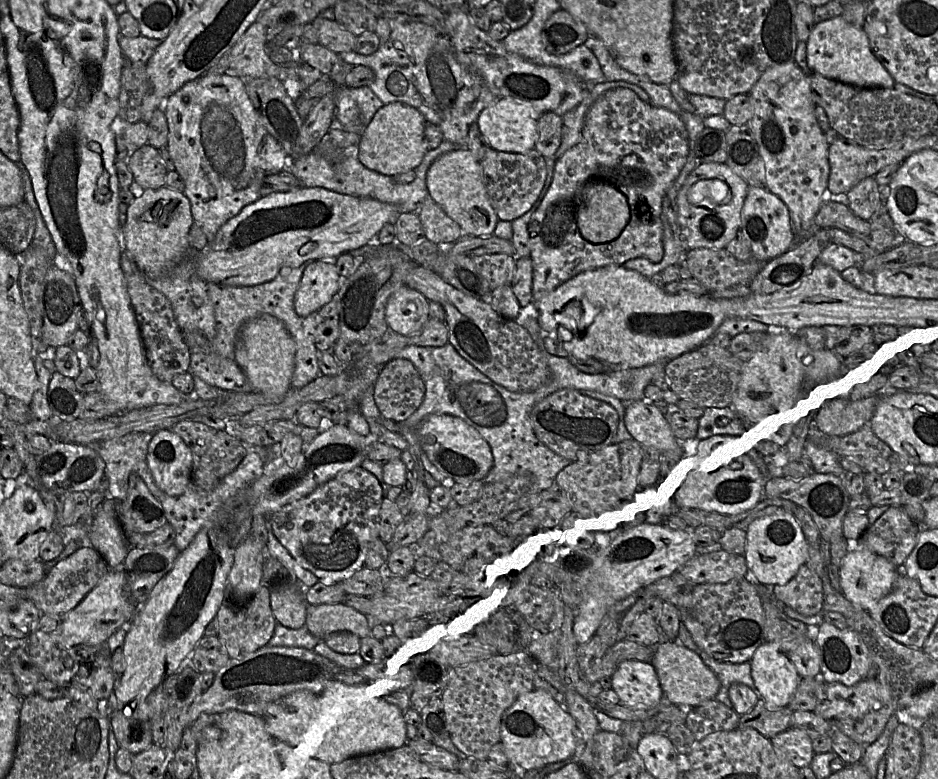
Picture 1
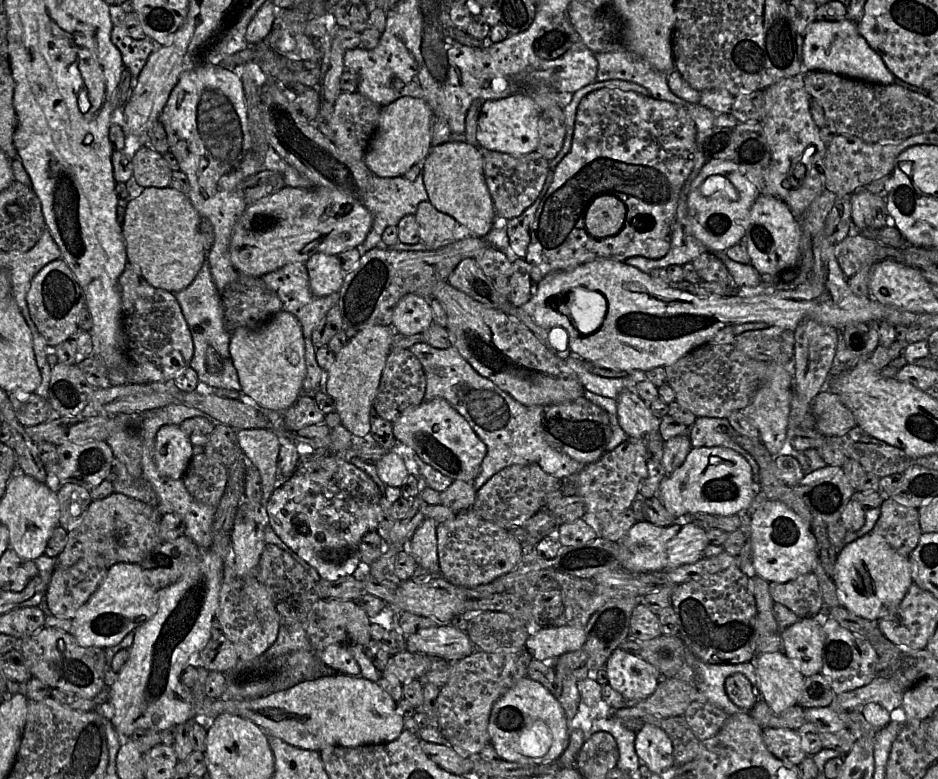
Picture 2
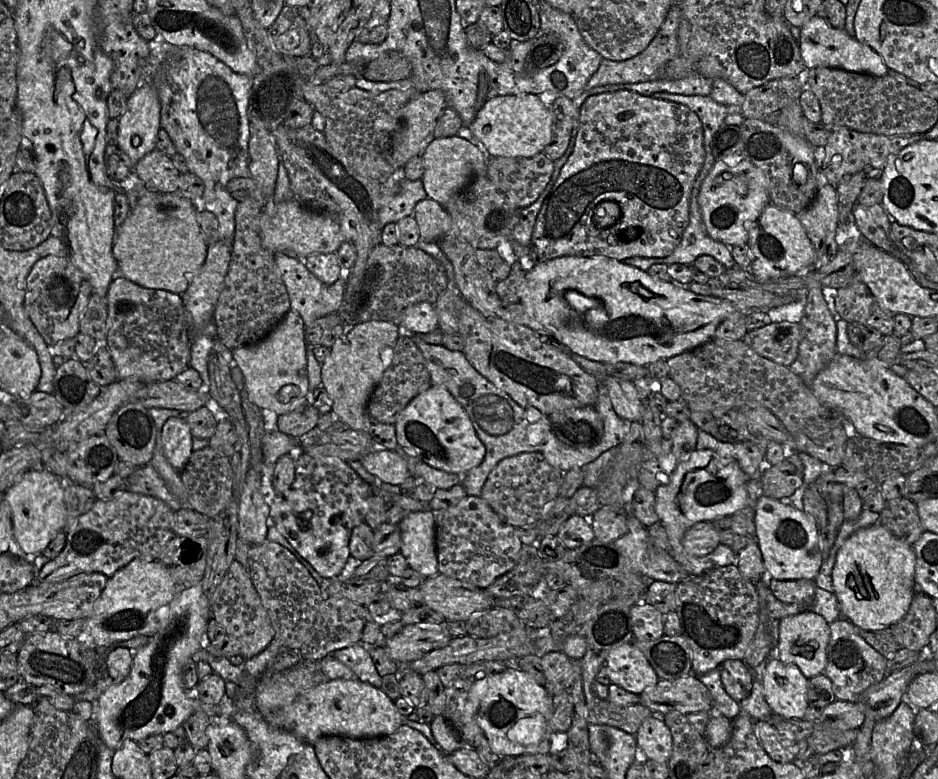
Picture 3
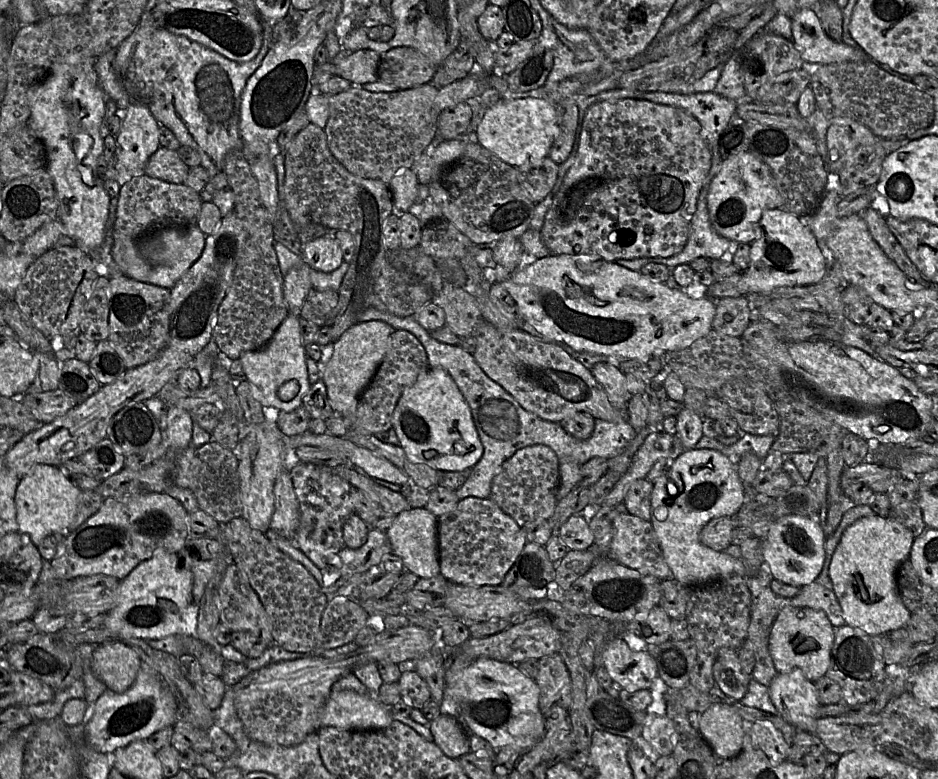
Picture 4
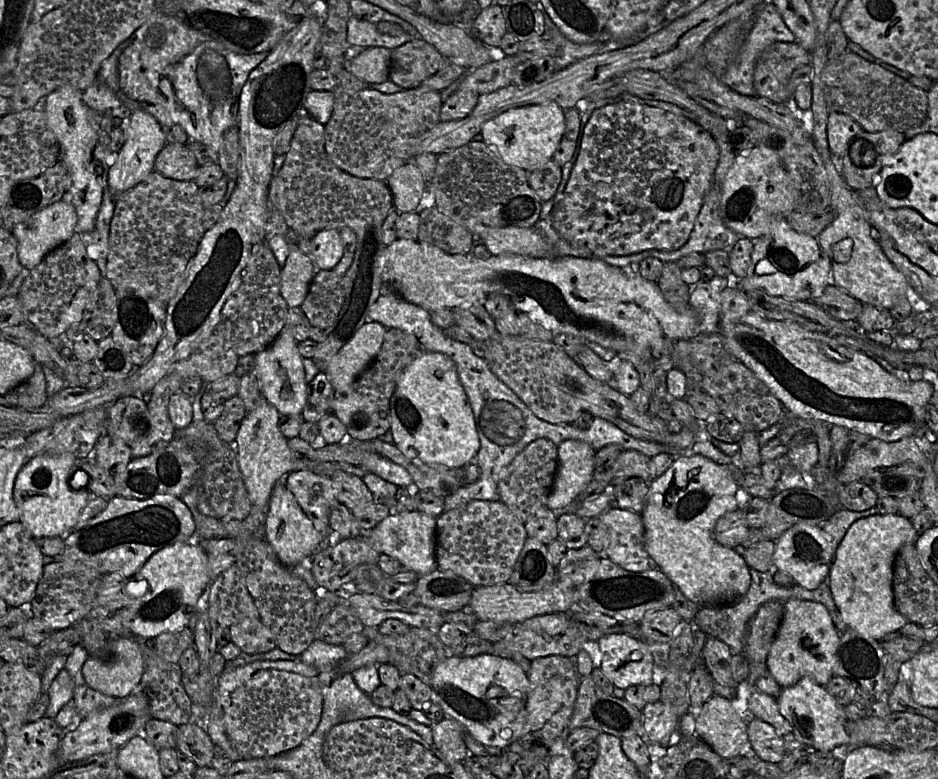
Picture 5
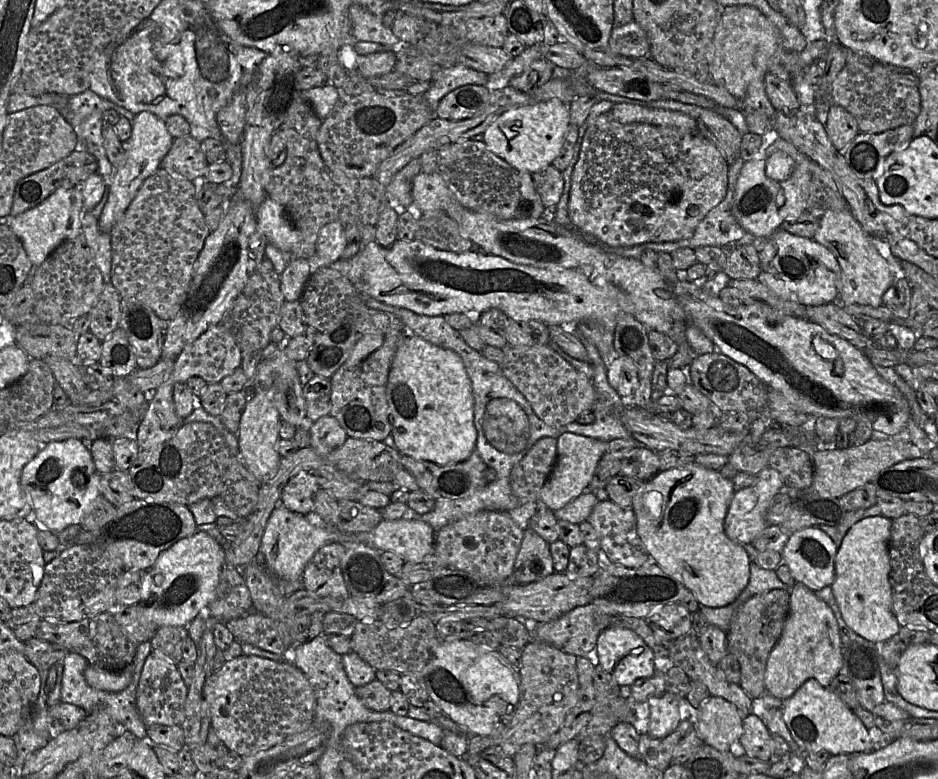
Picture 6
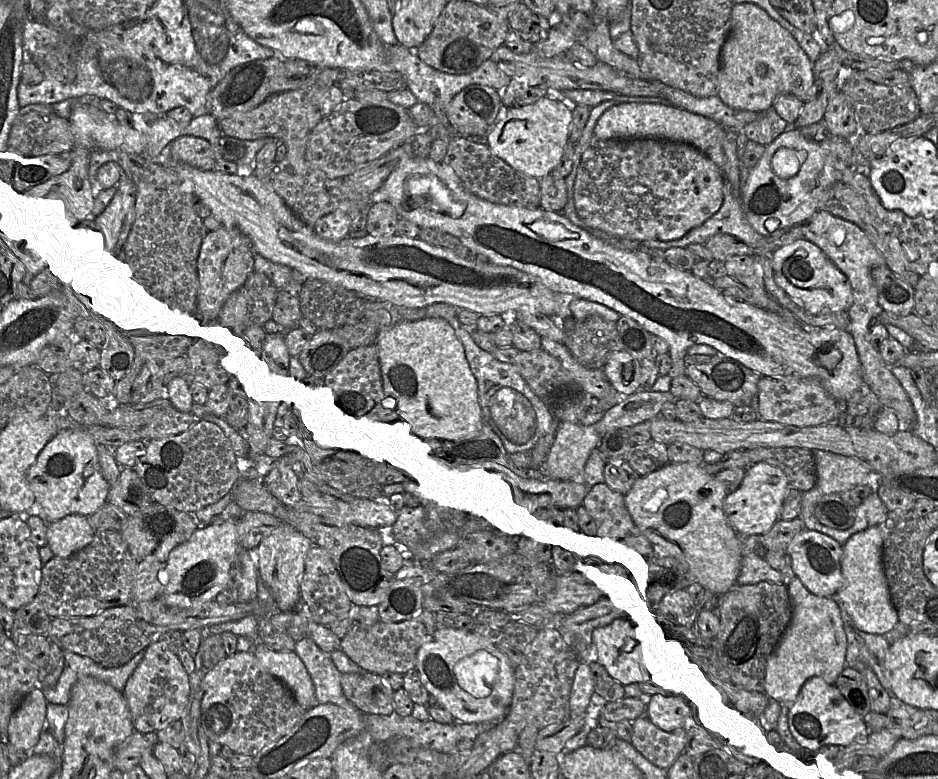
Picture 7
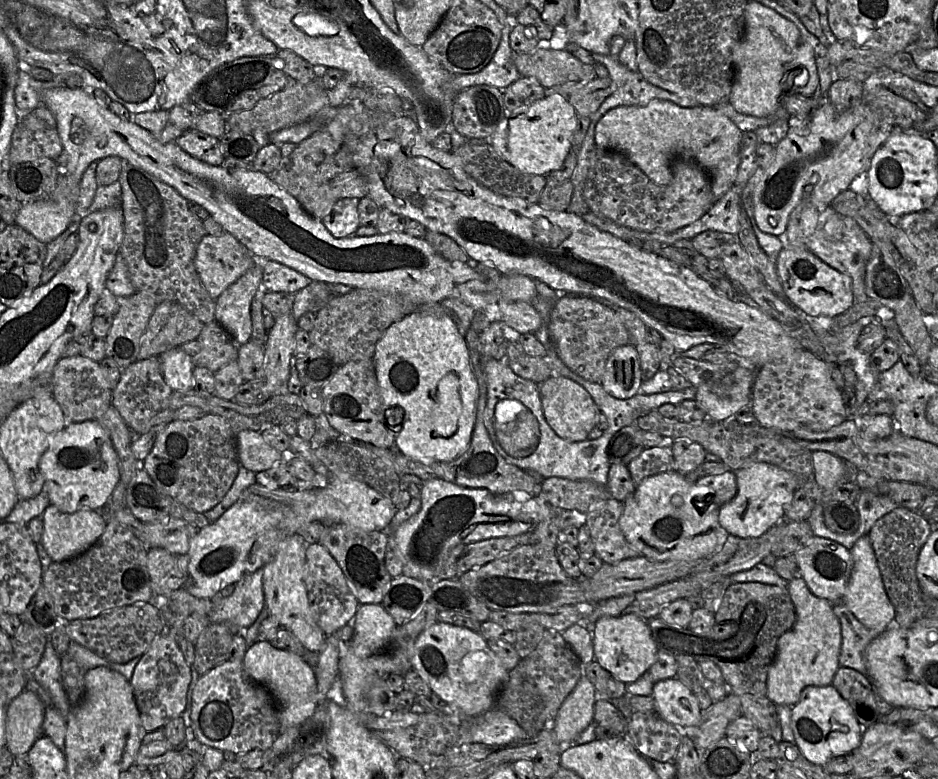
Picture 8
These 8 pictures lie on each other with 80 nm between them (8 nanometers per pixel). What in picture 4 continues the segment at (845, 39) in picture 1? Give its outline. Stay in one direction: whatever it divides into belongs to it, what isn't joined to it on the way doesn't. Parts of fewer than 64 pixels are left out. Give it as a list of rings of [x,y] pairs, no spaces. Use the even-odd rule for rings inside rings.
[[[805,8],[792,18],[793,43],[806,65],[872,60],[863,49],[836,42],[827,36],[816,13]]]

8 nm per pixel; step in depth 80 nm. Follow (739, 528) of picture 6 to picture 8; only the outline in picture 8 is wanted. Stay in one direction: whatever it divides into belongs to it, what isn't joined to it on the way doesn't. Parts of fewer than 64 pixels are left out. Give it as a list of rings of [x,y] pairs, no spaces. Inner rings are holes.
[[[758,462],[739,469],[736,473],[736,496],[720,507],[719,522],[729,535],[755,538],[783,522],[786,510],[796,489],[797,479],[790,472],[772,464]]]

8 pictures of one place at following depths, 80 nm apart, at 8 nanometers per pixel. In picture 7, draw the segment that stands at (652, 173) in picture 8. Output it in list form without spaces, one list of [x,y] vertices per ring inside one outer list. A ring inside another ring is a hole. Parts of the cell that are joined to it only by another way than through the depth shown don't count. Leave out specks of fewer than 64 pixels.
[[[618,103],[599,118],[594,135],[601,139],[657,138],[688,143],[705,154],[723,172],[725,129],[714,120],[670,103]]]

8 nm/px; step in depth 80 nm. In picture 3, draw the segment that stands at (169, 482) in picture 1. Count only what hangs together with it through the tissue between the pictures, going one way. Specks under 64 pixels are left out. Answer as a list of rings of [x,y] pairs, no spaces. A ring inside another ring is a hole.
[[[185,416],[169,418],[161,431],[163,453],[168,463],[181,472],[192,452],[192,435]]]

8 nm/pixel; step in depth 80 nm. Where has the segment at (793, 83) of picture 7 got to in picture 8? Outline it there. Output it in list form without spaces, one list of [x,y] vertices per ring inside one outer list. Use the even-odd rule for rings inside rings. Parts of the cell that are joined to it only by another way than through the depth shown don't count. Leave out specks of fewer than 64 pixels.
[[[747,1],[744,8],[744,31],[743,37],[735,46],[732,59],[735,69],[735,78],[733,82],[733,86],[731,89],[730,97],[729,97],[729,104],[738,112],[749,115],[755,116],[758,118],[768,117],[774,114],[779,108],[783,106],[783,102],[793,96],[793,95],[801,95],[801,96],[811,96],[818,92],[819,90],[819,79],[818,79],[818,72],[816,67],[816,62],[814,58],[814,53],[812,47],[803,39],[799,29],[797,26],[792,23],[790,20],[784,18],[776,11],[768,8],[756,1]]]

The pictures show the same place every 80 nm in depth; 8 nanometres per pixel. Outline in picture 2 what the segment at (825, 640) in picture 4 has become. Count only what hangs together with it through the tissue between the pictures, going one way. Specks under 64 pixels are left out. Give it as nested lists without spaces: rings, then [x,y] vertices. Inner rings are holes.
[[[800,618],[782,630],[782,652],[805,677],[820,673],[825,635],[822,621]]]

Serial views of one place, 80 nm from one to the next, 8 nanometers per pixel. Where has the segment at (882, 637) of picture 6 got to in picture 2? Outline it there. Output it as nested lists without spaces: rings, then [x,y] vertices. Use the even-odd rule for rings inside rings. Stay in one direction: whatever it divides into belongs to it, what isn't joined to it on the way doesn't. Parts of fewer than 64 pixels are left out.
[[[868,533],[854,540],[840,551],[833,581],[841,606],[870,621],[878,621],[891,613],[914,583],[909,557],[898,554],[875,533]]]

